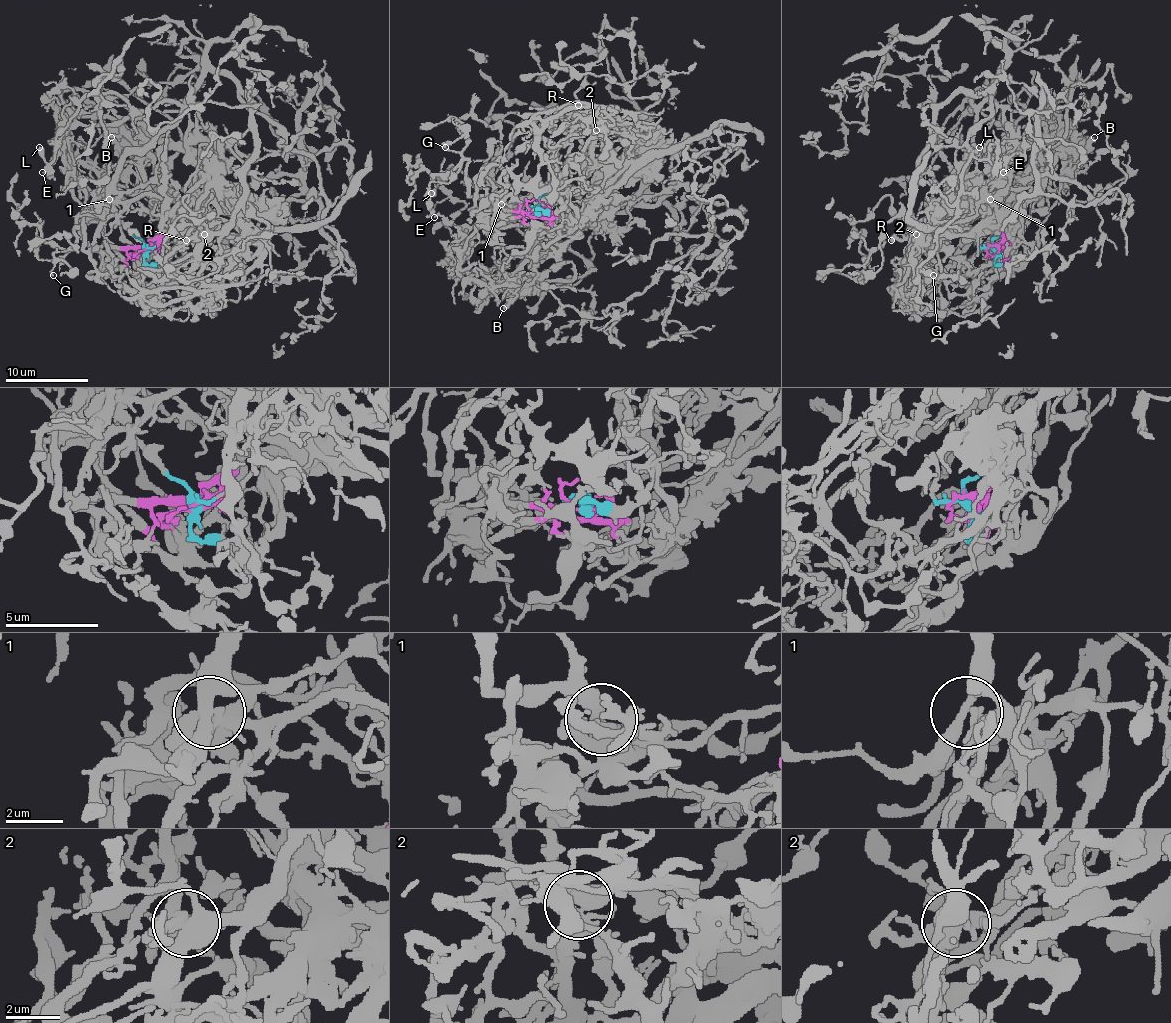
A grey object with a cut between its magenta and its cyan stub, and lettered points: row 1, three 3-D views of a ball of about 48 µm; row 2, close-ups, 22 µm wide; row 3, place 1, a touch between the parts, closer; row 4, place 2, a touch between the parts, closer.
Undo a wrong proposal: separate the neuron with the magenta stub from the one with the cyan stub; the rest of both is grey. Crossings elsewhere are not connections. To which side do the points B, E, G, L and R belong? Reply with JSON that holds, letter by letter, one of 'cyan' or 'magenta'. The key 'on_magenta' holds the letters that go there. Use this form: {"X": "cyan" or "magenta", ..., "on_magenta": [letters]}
{"B": "magenta", "E": "cyan", "G": "cyan", "L": "cyan", "R": "magenta", "on_magenta": ["B", "R"]}

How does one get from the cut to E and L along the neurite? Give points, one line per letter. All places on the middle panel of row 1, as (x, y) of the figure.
E: (538, 214), (507, 210), (571, 187), (540, 185), (465, 225), (434, 216)
L: (538, 214), (534, 206), (509, 219), (507, 210), (544, 187), (571, 187), (480, 187), (450, 169), (432, 194)

